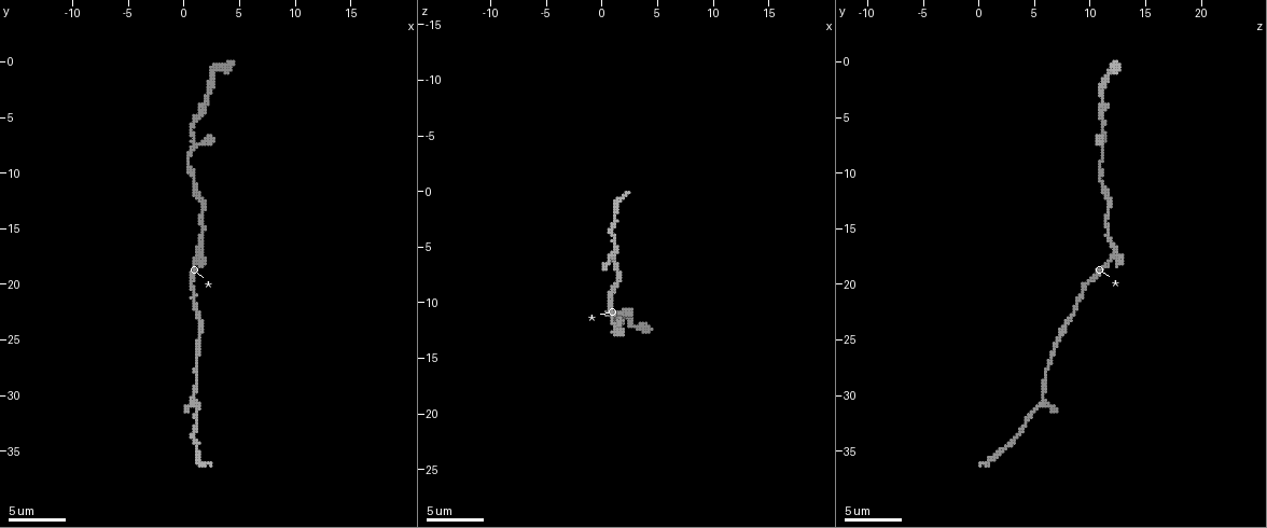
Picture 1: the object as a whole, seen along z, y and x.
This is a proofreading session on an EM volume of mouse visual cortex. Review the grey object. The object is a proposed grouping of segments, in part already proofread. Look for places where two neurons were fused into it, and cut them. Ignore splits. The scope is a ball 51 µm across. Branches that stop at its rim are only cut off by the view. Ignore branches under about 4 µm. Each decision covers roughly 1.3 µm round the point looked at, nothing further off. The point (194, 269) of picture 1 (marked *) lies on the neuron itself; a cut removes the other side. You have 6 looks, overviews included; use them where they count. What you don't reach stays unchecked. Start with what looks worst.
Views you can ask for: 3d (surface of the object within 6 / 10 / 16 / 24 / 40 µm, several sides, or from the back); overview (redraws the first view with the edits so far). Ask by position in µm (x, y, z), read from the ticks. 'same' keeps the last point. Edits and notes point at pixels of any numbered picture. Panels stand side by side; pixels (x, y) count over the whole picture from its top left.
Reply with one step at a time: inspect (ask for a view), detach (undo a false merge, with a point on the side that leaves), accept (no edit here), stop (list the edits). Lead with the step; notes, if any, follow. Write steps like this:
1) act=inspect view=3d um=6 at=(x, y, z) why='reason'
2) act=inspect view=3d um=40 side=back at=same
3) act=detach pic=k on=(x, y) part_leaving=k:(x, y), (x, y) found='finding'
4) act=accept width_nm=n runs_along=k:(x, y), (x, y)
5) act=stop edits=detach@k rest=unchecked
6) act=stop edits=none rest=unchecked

act=inspect view=3d um=16 at=(1.4, 17.4, 12.0) why='three-way junction'

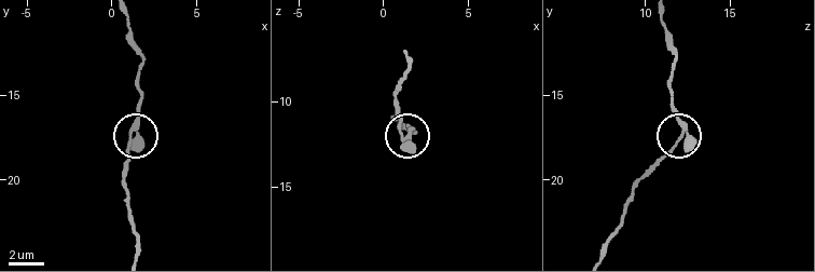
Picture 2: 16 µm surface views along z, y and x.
act=accept width_nm=250 runs_along=2:(127, 155), (140, 90) found='all the same neuron'

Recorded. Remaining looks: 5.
act=inspect view=3d um=16 at=(1.0, 31.2, 5.2) why='thick turns thin'

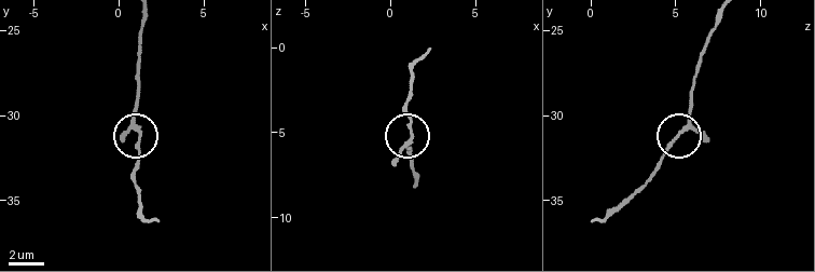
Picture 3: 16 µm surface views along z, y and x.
act=inspect view=3d um=6 at=(1.2, 31.0, 5.2) why='zoom in'

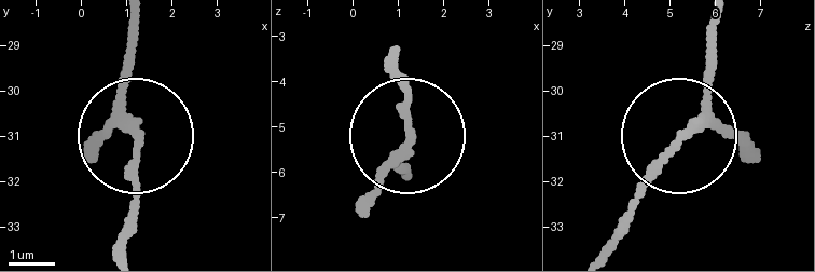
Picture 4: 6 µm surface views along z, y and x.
act=accept arms=3 runs_along=4:(133, 18), (122, 87), (133, 216), (122, 250) found='all the same neuron'

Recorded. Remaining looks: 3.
act=inspect view=3d um=6 at=(0.4, 8.2, 11.0) why='thin neck'

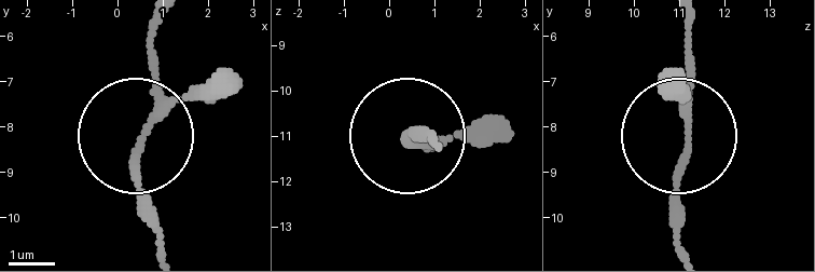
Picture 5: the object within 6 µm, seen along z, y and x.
act=accept runs_along=5:(157, 252), (157, 216), (135, 170), (157, 89), (150, 19) found='one neuron here'

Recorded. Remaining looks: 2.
act=stop edits=none rest=unchecked

